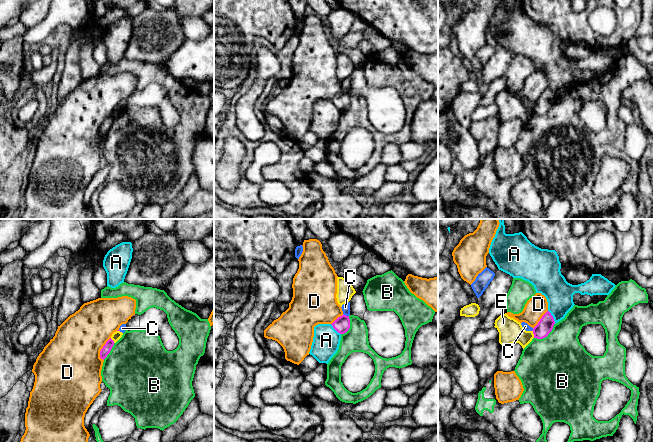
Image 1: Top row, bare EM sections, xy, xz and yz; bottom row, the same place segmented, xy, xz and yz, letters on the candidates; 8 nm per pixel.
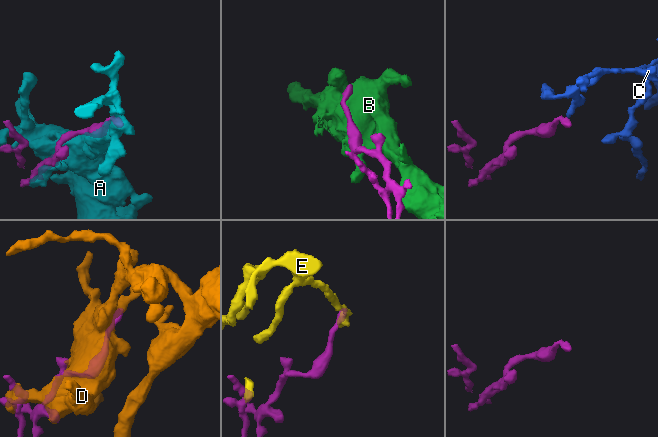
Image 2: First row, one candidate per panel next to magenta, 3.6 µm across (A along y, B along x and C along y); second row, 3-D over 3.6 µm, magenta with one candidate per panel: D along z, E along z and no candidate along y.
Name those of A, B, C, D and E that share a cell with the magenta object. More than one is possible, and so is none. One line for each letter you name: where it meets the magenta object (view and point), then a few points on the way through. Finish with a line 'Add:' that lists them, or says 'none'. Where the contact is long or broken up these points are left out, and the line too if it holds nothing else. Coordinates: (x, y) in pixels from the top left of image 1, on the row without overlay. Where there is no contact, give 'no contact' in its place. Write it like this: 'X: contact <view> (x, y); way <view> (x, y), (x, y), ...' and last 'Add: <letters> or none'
Add: none

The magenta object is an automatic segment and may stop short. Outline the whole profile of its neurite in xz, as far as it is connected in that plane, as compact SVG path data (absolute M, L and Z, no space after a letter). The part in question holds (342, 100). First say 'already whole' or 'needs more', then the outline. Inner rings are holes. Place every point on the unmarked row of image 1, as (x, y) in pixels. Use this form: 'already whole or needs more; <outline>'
already whole; M343 90L342 92L338 93L331 101L338 109L344 110L350 104L349 92Z

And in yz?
already whole; M547 87L538 100L533 104L534 114L543 115L552 107L555 100L554 94L549 87Z

